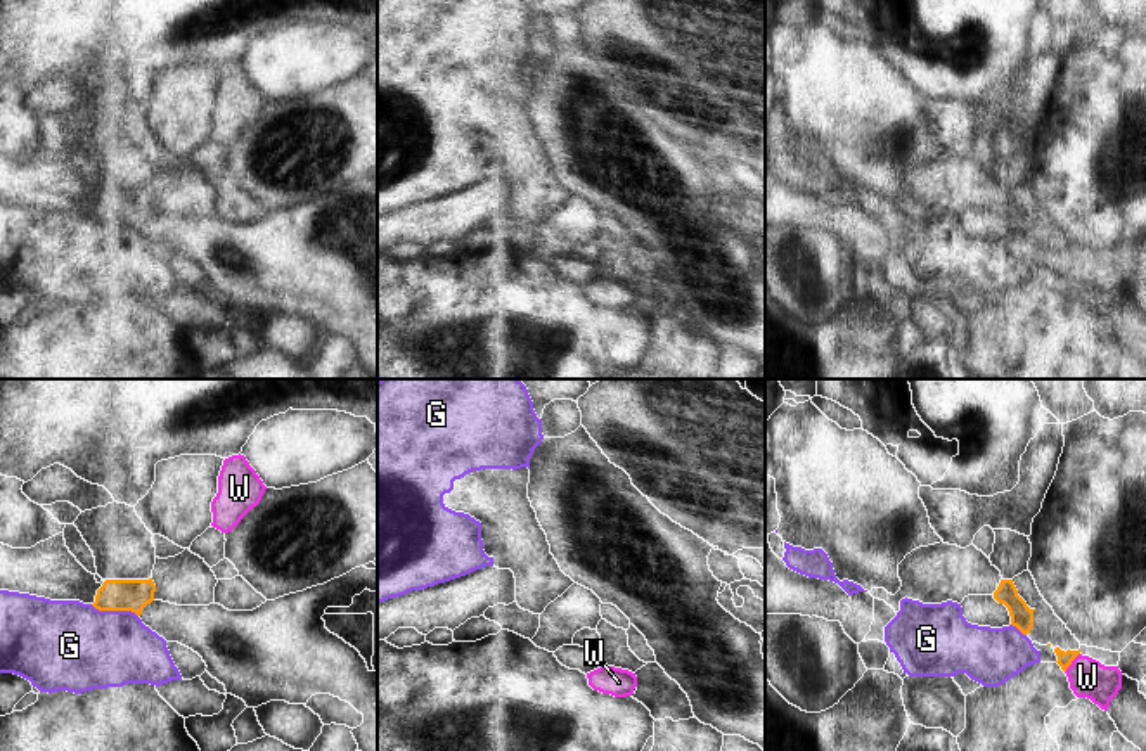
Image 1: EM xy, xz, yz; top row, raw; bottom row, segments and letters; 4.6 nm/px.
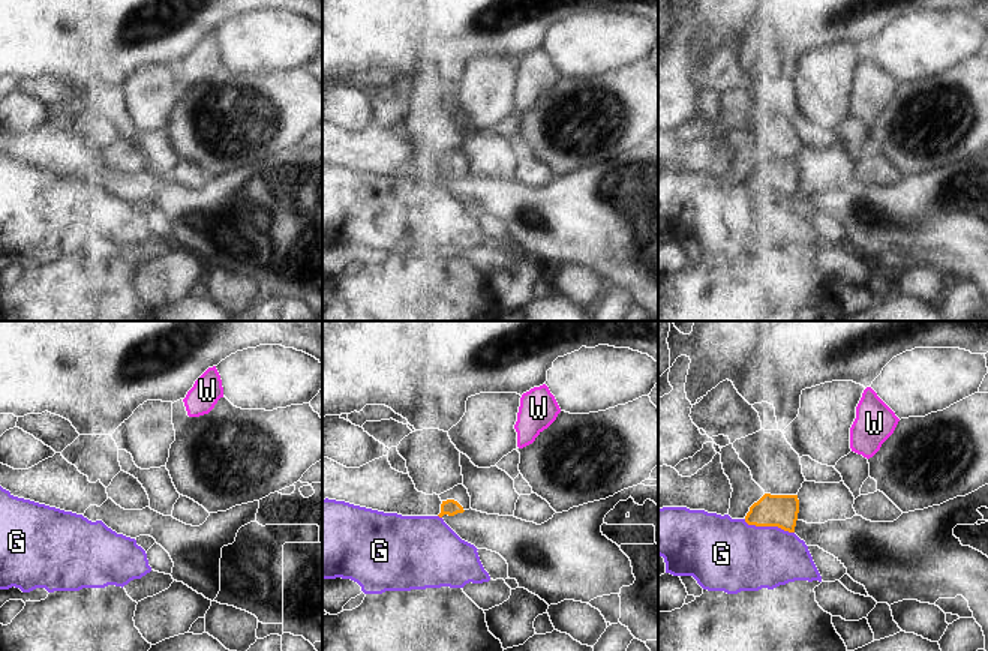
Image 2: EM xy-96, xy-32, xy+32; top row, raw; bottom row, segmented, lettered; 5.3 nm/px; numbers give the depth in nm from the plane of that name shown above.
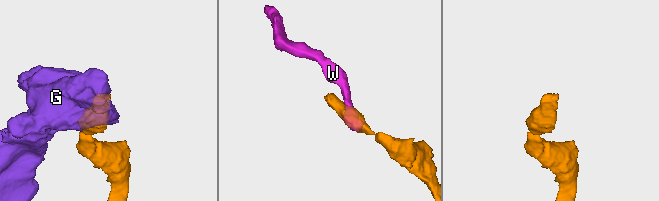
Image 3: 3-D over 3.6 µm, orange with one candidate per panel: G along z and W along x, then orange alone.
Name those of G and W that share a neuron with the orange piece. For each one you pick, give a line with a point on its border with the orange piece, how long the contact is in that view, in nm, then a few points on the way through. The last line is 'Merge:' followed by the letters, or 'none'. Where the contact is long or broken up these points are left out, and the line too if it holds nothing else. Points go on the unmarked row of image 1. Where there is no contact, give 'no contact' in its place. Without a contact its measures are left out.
Merge: none

